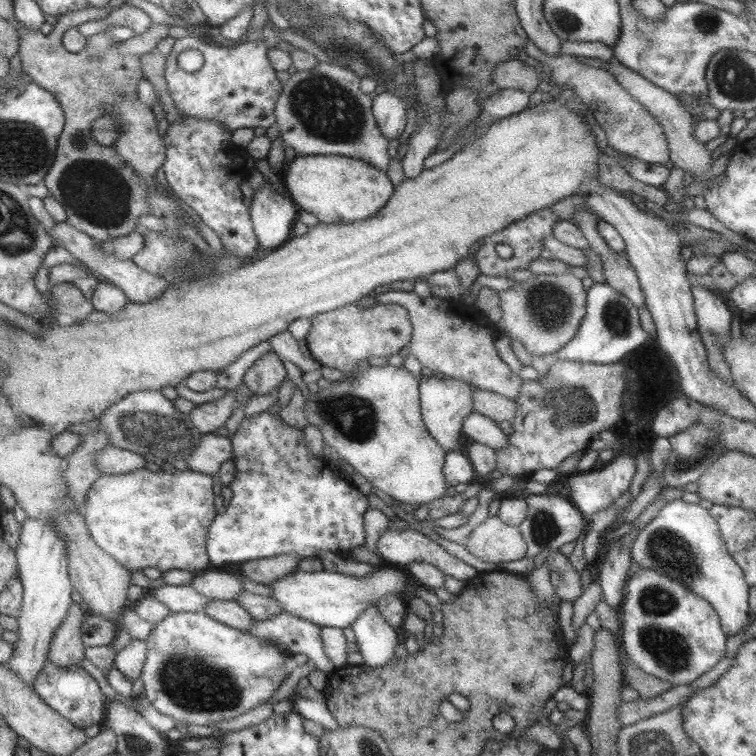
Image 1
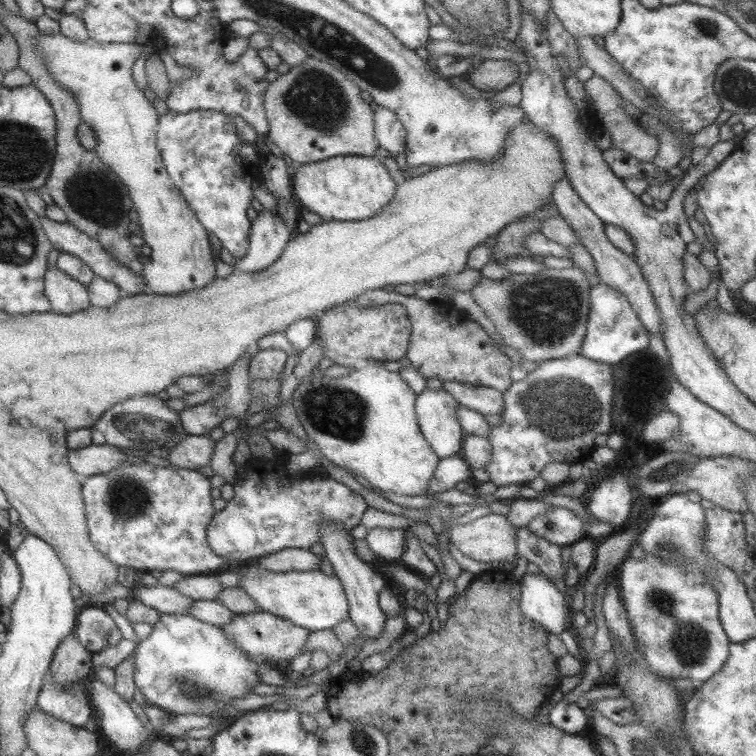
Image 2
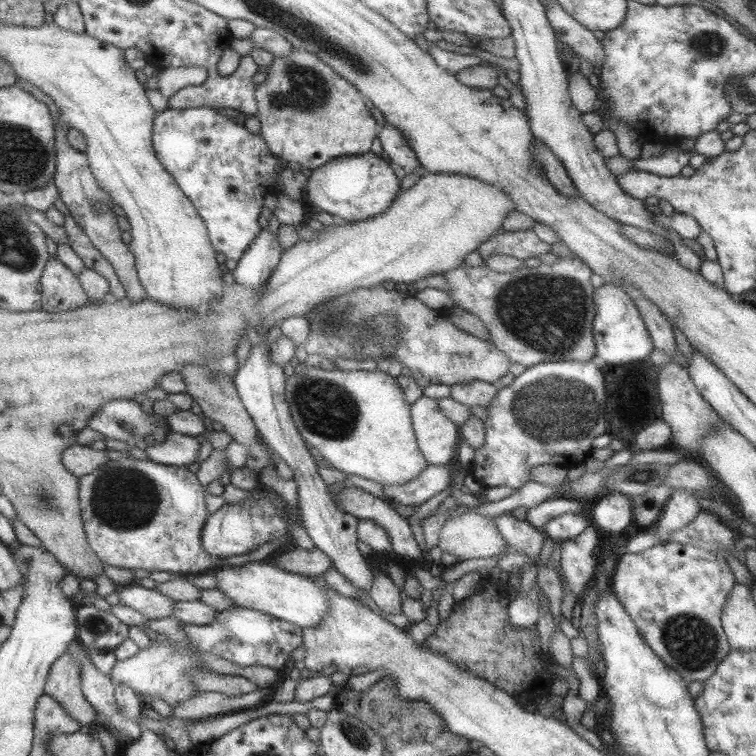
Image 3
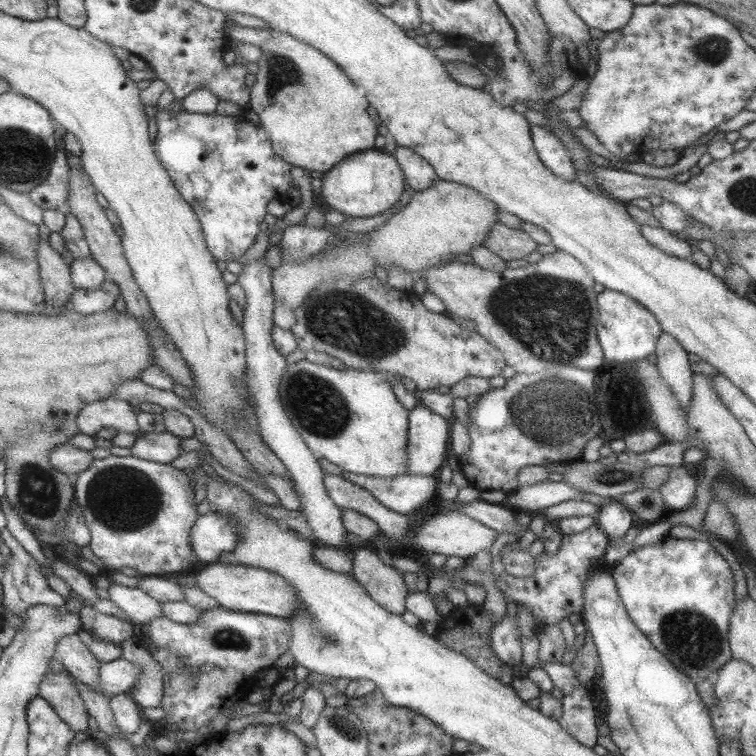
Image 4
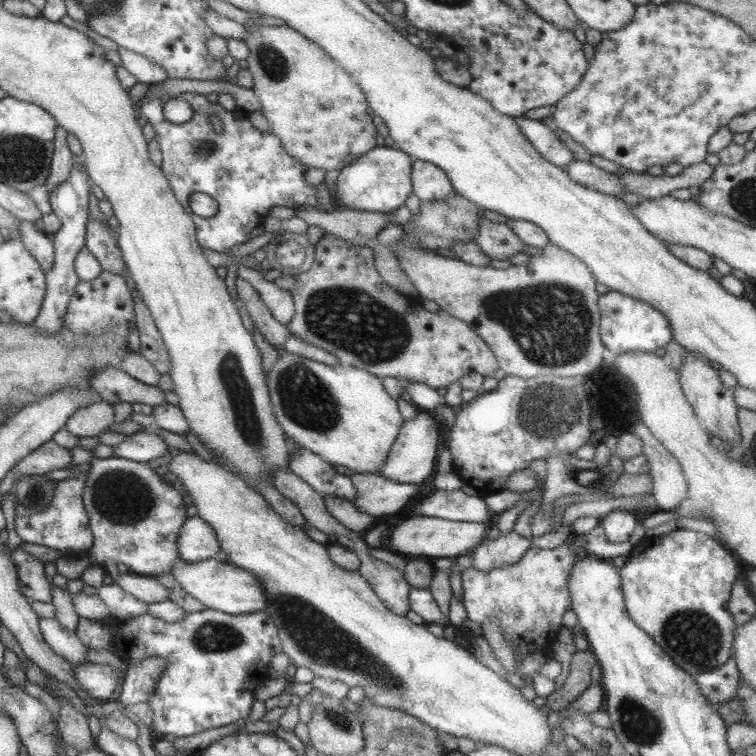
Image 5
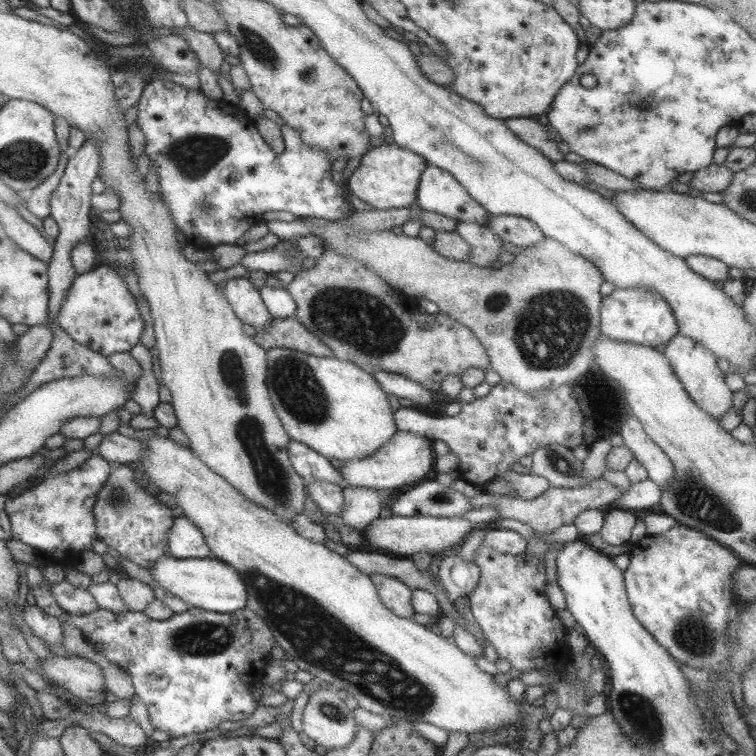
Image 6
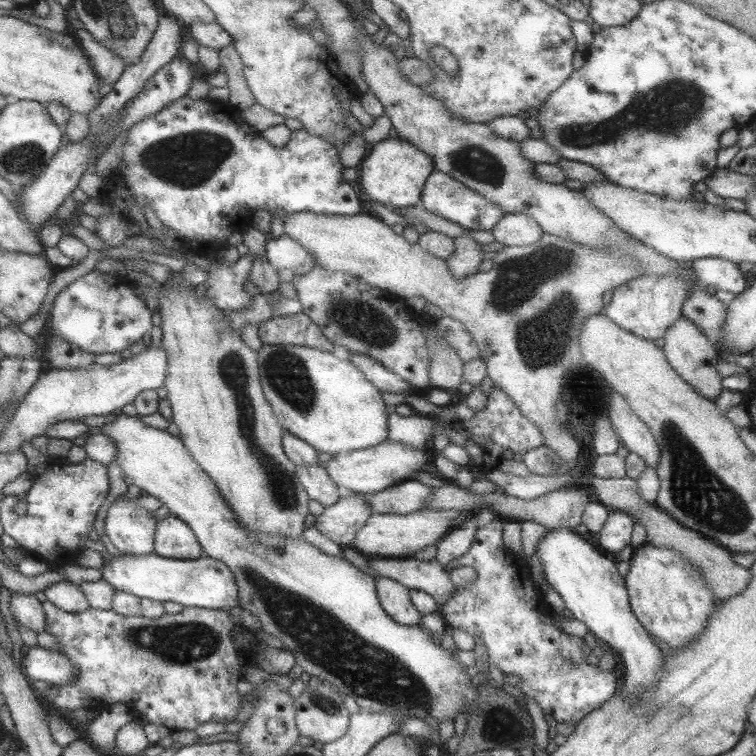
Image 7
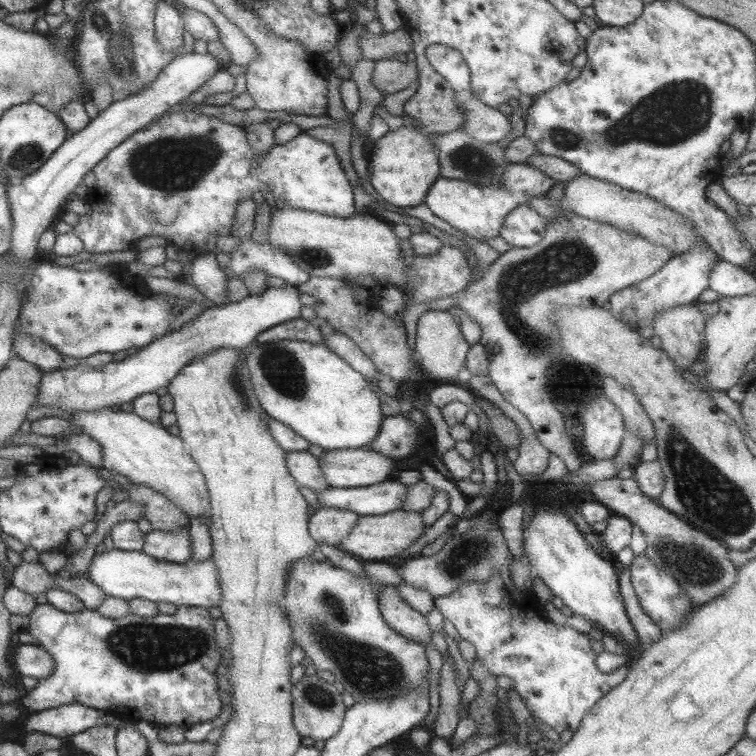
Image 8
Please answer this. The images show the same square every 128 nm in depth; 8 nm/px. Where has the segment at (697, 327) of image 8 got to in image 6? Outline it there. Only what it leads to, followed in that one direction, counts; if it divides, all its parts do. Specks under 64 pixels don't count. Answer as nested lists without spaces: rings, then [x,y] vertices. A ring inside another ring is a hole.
[[[676,334],[666,345],[663,356],[667,359],[669,366],[683,385],[687,396],[713,420],[719,420],[729,408],[733,400],[733,392],[724,383],[724,374],[715,363],[715,356],[709,350],[697,344],[687,336]]]

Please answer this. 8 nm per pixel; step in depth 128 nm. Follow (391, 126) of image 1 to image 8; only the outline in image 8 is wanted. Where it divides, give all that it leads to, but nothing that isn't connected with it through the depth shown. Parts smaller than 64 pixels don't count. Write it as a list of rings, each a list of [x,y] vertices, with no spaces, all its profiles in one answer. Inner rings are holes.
[[[511,163],[503,171],[503,177],[497,187],[439,177],[427,190],[423,203],[435,216],[453,228],[471,238],[481,240],[496,237],[504,218],[512,208],[523,204],[528,198],[546,194],[554,184],[553,178],[543,174],[537,167],[527,163]]]

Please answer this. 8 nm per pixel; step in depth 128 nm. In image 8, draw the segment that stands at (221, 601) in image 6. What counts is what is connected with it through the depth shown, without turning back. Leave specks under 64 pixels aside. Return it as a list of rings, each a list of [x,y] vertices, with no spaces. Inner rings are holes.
[[[112,549],[93,556],[87,568],[87,575],[95,586],[105,592],[105,596],[125,601],[142,599],[153,603],[173,604],[177,607],[193,606],[205,609],[217,607],[218,602],[221,601],[217,568],[211,559],[202,562],[190,559],[185,563],[175,564],[155,560],[141,551]]]

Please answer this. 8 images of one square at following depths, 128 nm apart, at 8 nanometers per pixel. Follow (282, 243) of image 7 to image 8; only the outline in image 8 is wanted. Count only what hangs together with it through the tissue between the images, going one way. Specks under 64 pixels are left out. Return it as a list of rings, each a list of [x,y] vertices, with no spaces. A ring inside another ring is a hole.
[[[243,239],[229,254],[231,272],[236,275],[235,278],[249,271],[261,271],[269,277],[276,276],[296,286],[307,282],[309,277],[281,247],[267,242],[255,244],[250,239]]]

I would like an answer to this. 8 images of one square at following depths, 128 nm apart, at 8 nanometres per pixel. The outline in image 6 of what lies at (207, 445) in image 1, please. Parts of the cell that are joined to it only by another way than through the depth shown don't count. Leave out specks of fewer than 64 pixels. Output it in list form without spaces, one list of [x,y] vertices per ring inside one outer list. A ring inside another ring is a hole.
[[[115,430],[105,434],[96,448],[101,458],[114,465],[138,460],[144,454],[144,446],[143,441],[128,438]]]

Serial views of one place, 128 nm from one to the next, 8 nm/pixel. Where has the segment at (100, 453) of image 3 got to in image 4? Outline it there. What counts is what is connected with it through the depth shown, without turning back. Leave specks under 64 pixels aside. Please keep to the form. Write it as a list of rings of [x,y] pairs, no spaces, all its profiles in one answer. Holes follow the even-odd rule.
[[[67,442],[53,447],[49,453],[49,460],[59,472],[74,477],[93,462],[93,457],[89,451]]]

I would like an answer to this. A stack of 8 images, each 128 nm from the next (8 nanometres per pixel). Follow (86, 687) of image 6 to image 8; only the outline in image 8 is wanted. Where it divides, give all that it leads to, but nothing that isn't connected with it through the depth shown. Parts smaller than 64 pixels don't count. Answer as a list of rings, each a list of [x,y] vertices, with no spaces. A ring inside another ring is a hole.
[[[16,643],[10,656],[11,668],[19,676],[41,679],[53,673],[53,660],[41,648],[33,644]]]

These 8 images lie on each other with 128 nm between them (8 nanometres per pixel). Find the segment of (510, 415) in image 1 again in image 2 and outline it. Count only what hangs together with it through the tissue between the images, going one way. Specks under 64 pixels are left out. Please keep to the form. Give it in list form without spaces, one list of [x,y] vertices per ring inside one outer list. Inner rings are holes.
[[[441,380],[442,388],[445,389],[457,404],[474,410],[479,414],[501,414],[504,407],[502,393],[488,386],[477,386]]]

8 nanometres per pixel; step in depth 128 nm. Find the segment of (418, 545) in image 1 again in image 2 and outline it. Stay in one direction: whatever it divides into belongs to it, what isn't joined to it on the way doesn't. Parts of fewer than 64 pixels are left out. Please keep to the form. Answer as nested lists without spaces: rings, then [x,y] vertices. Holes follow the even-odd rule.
[[[373,528],[367,531],[364,539],[376,557],[395,561],[401,559],[405,549],[405,532],[407,531],[401,528]]]

